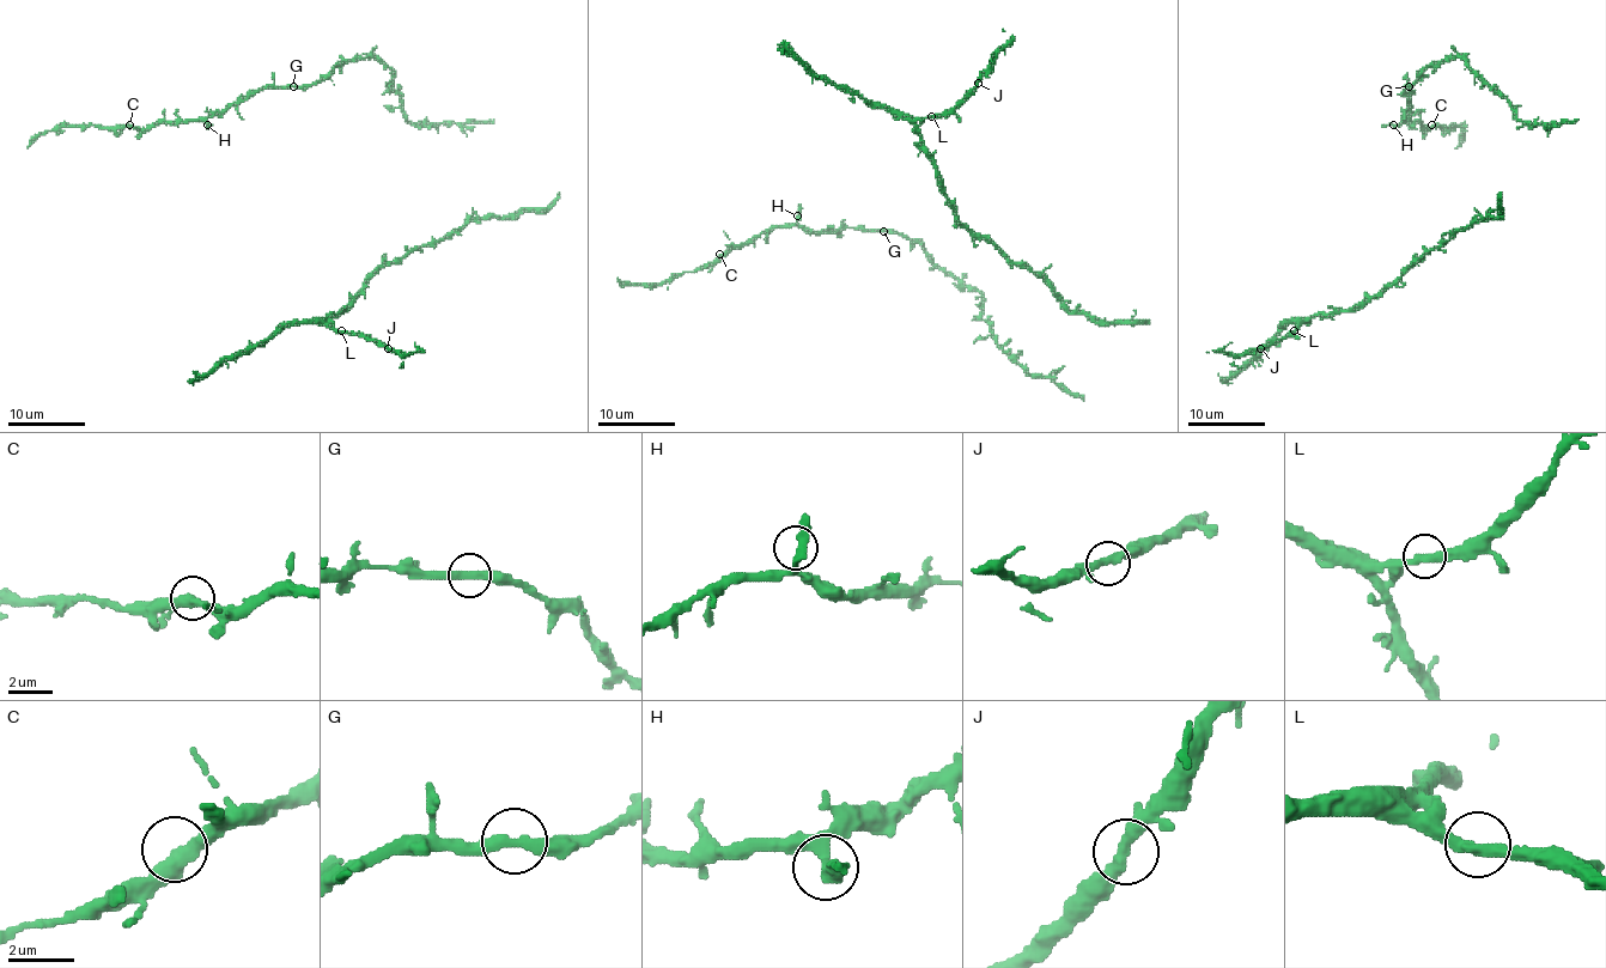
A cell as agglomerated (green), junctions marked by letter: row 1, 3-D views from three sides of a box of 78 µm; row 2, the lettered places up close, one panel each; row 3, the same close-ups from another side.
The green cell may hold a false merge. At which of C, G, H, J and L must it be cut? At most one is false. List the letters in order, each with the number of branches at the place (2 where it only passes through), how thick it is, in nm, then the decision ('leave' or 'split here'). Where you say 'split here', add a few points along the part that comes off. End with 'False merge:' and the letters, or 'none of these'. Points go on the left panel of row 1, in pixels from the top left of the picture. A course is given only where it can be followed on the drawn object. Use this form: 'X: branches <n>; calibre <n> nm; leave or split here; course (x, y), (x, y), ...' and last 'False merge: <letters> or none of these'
C: branches 2; calibre 400 nm; leave
G: branches 2; calibre 360 nm; leave
H: branches 2; calibre 360 nm; leave
J: branches 2; calibre 360 nm; leave
L: branches 2; calibre 360 nm; leave
False merge: none of these

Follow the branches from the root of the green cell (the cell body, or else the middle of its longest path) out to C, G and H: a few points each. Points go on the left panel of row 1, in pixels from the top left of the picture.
C: (455, 123), (411, 123), (391, 90), (391, 71), (356, 58), (310, 84), (255, 90), (207, 117), (129, 125)
G: (455, 123), (411, 123), (401, 96), (391, 90), (391, 71), (372, 58), (345, 60), (318, 80), (293, 86)
H: (455, 123), (411, 123), (391, 90), (391, 71), (356, 58), (310, 84), (242, 96), (207, 125)

